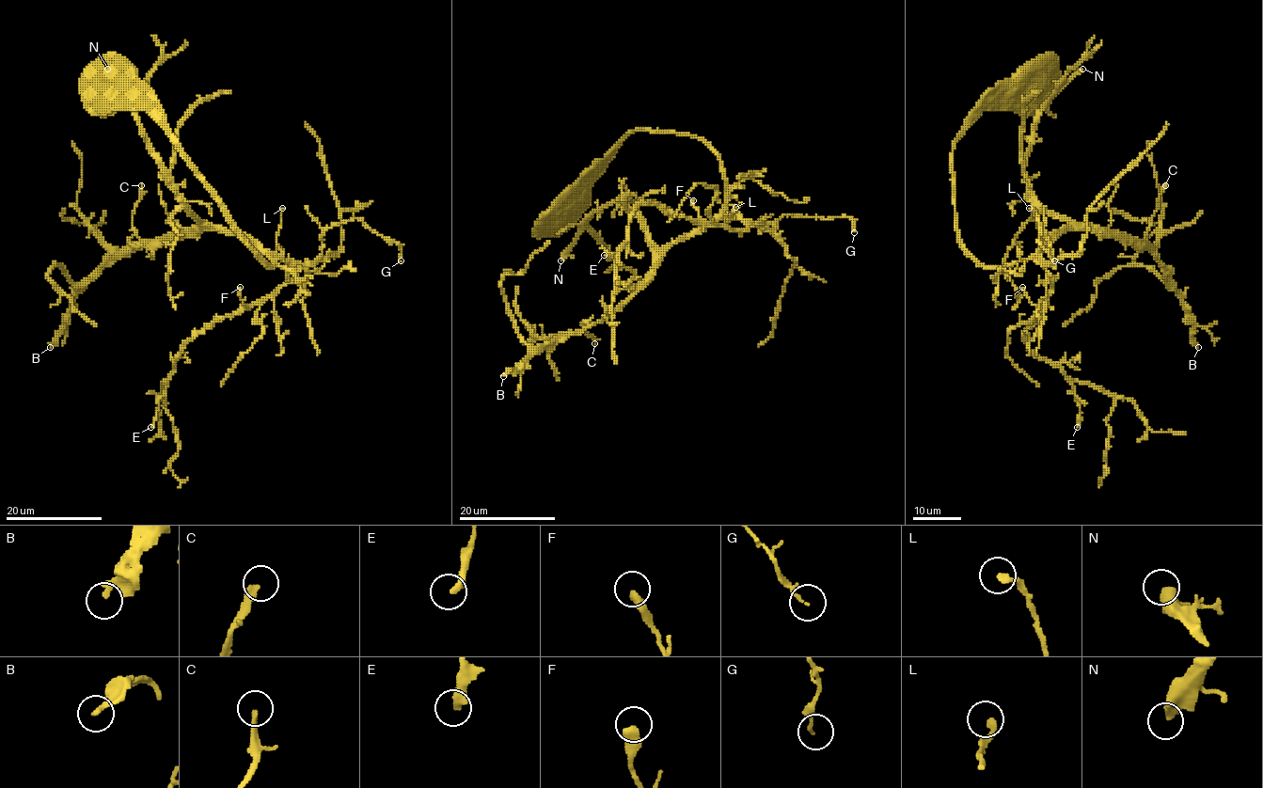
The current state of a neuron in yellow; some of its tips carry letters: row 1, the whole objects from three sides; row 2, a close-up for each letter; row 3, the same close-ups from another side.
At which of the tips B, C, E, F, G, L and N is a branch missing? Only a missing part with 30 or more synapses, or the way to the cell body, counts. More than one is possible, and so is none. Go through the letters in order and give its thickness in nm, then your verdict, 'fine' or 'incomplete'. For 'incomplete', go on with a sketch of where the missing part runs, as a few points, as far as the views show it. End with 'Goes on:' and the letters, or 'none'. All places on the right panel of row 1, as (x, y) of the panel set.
B: calibre 240 nm; fine
C: calibre 200 nm; fine
E: calibre 360 nm; fine
F: calibre 440 nm; fine
G: calibre 100 nm; fine
L: calibre 260 nm; fine
N: calibre 500 nm; incomplete
Goes on: N

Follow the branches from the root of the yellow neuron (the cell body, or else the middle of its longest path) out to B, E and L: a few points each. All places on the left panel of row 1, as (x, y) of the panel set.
B: (118, 73), (232, 229), (274, 263), (237, 234), (165, 234), (111, 260), (76, 295), (50, 347)
E: (118, 73), (232, 229), (270, 267), (279, 259), (293, 272), (267, 297), (215, 320), (184, 346), (150, 427)
L: (118, 73), (133, 89), (139, 103), (175, 143), (218, 203), (232, 229), (270, 267), (276, 254), (282, 208)

